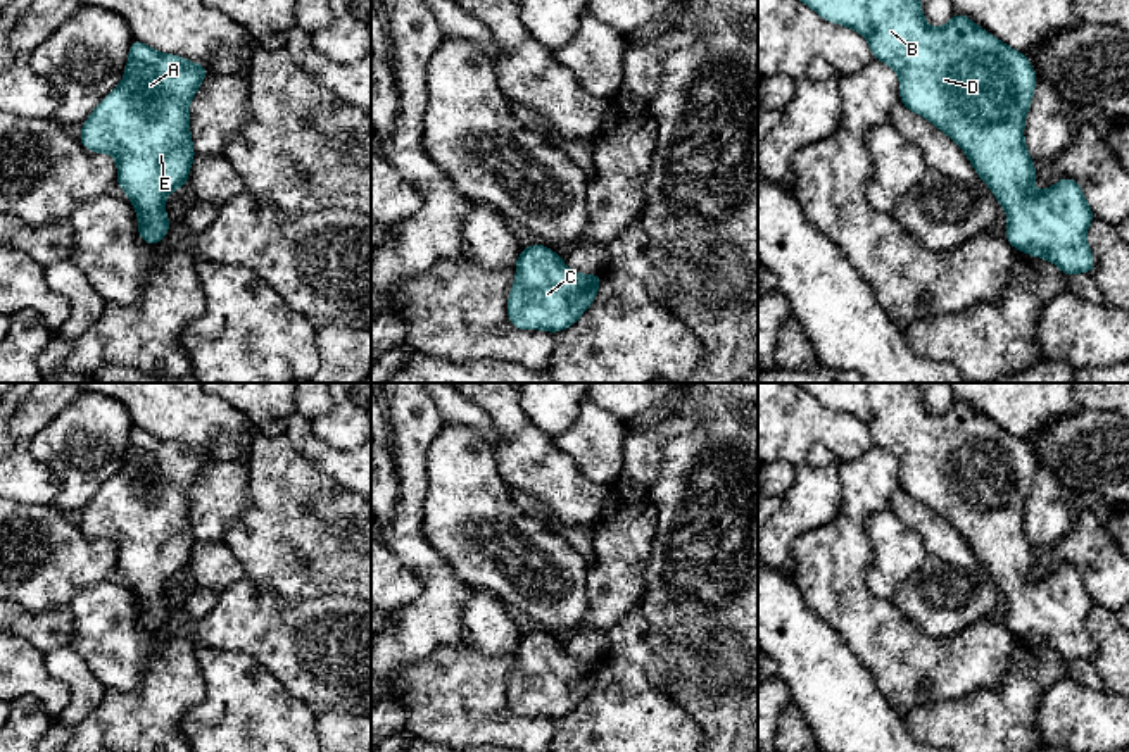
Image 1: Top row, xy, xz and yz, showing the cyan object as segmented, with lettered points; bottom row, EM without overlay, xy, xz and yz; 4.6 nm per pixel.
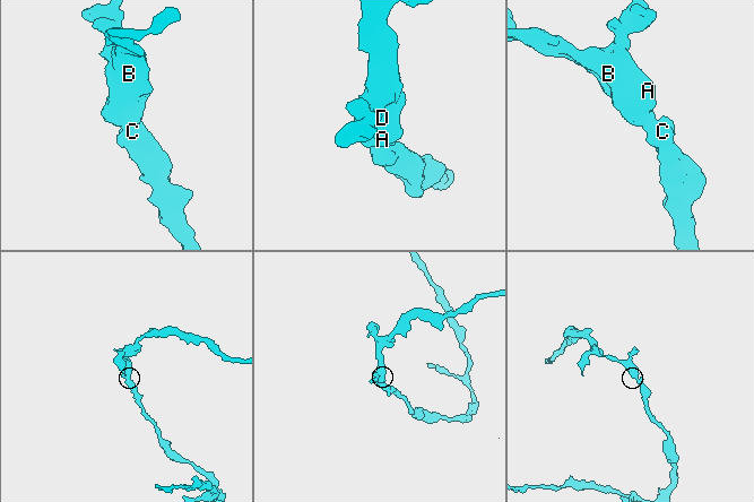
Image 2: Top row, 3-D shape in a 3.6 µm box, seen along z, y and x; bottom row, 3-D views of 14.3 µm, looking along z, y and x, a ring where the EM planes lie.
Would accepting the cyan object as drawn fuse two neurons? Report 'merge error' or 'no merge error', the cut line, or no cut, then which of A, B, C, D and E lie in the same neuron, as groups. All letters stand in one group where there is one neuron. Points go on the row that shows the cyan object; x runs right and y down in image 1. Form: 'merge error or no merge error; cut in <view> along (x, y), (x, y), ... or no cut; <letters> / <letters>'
no merge error; no cut; A B C D E

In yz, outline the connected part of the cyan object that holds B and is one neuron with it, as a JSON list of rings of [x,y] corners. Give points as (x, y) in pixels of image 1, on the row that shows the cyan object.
[[[799,0],[829,22],[855,29],[870,43],[874,59],[892,67],[899,76],[899,102],[905,107],[946,133],[968,157],[975,172],[991,188],[1006,210],[1005,236],[1015,250],[1056,264],[1067,279],[1074,273],[1091,274],[1094,259],[1086,241],[1086,231],[1094,216],[1075,179],[1062,178],[1044,191],[1031,190],[1036,179],[1036,164],[1031,160],[1024,126],[1025,114],[1036,90],[1036,72],[1025,53],[1020,53],[979,28],[970,17],[955,12],[944,28],[925,22],[920,0]]]

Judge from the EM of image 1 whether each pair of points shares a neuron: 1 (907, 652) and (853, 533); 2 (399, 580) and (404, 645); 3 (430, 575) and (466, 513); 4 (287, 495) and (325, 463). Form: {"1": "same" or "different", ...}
{"1": "same", "2": "different", "3": "different", "4": "different"}

